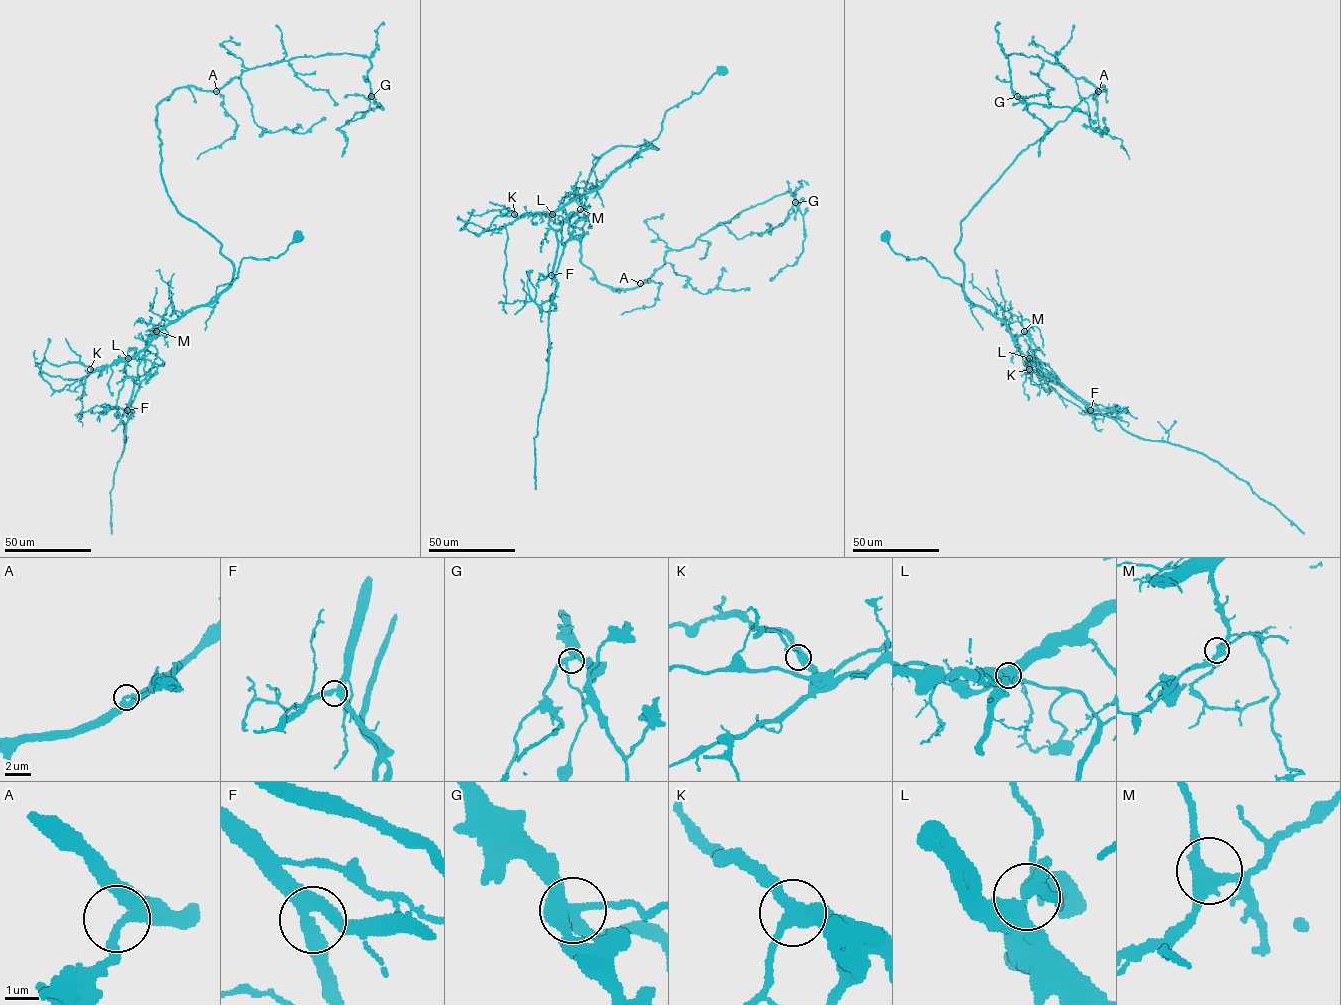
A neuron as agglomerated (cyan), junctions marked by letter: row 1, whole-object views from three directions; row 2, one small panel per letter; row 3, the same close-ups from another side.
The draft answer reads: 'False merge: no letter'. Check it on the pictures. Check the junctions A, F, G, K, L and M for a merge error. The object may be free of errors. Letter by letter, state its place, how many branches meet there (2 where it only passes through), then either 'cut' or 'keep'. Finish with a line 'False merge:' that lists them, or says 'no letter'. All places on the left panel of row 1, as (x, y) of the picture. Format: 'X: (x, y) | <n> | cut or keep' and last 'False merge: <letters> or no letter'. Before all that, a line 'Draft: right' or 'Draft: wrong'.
Draft: wrong
A: (216, 91) | 3 | keep
F: (127, 410) | 3 | keep
G: (371, 96) | 4 | keep
K: (90, 369) | 3 | keep
L: (128, 358) | 6 | cut
M: (156, 331) | 3 | keep
False merge: L

